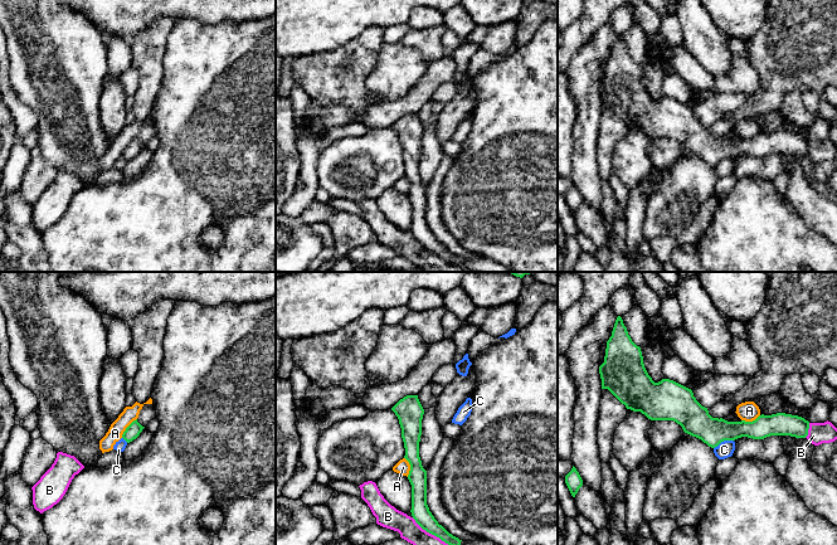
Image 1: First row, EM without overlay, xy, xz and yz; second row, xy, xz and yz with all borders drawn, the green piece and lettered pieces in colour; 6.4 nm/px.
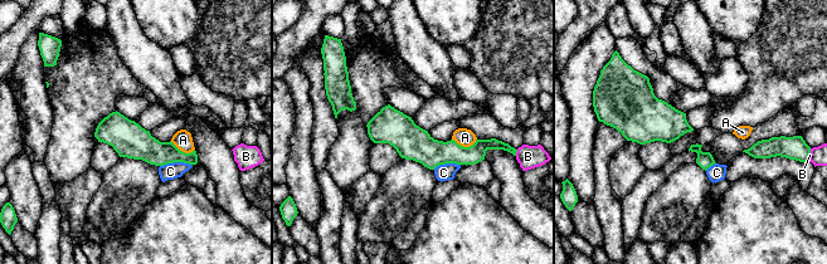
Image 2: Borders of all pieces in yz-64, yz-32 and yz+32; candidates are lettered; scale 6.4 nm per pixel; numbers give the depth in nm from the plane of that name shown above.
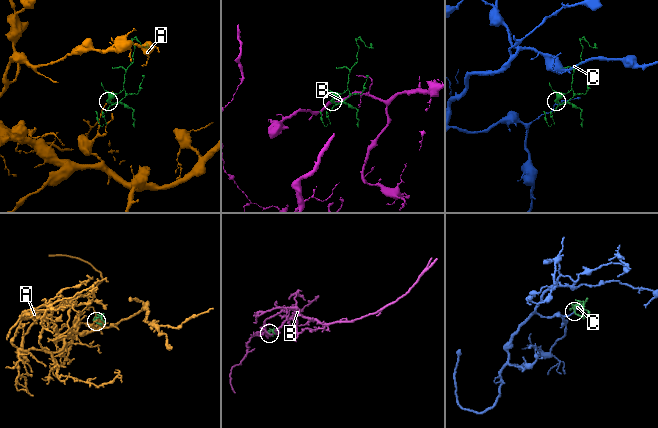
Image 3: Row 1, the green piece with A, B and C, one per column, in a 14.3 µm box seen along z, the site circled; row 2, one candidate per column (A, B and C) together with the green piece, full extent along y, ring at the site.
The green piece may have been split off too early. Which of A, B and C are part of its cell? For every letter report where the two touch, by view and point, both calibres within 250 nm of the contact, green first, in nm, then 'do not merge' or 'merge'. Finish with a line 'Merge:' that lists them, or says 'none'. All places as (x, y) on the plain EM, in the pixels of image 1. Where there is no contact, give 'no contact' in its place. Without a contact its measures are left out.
A: contact xy (126, 146); calibres 90 and 100 nm; do not merge
B: contact yz (807, 149); calibres 140 and 140 nm; do not merge
C: contact yz (723, 159); calibres 200 and 100 nm; do not merge
Merge: none

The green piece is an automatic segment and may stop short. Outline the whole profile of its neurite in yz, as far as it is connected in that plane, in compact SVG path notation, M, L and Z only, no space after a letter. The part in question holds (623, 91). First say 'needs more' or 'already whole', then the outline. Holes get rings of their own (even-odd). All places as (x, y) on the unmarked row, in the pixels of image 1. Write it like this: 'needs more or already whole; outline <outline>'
already whole; outline M621 34L607 59L599 92L602 107L608 107L627 127L641 130L651 138L673 138L711 166L741 155L808 154L809 140L802 135L777 131L761 132L753 140L727 140L712 136L691 107L670 97L654 101L644 86L641 65L632 59Z

